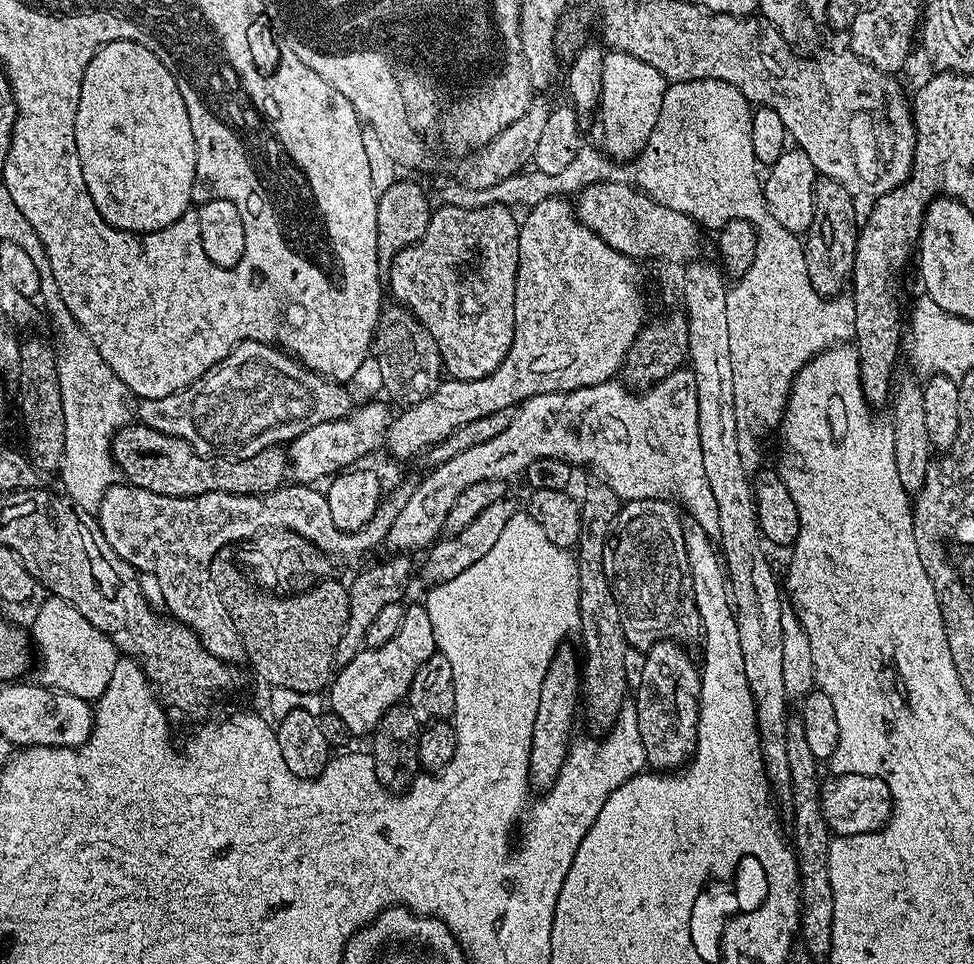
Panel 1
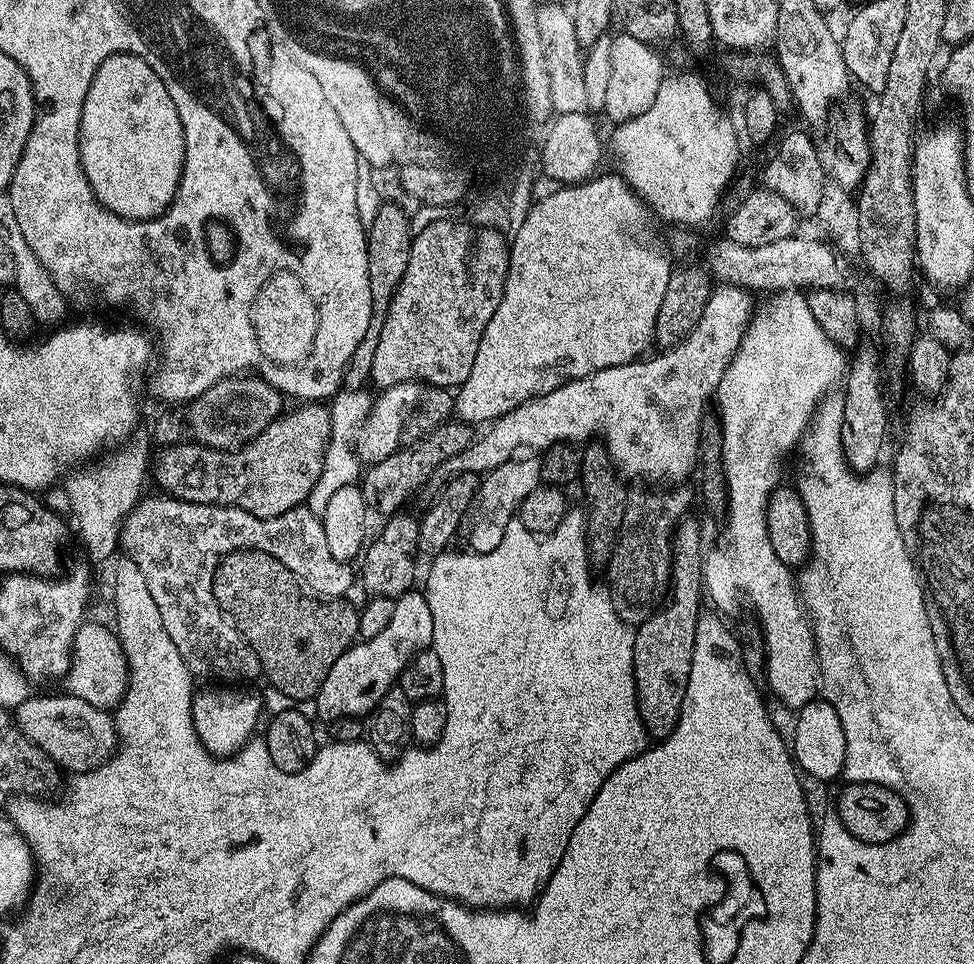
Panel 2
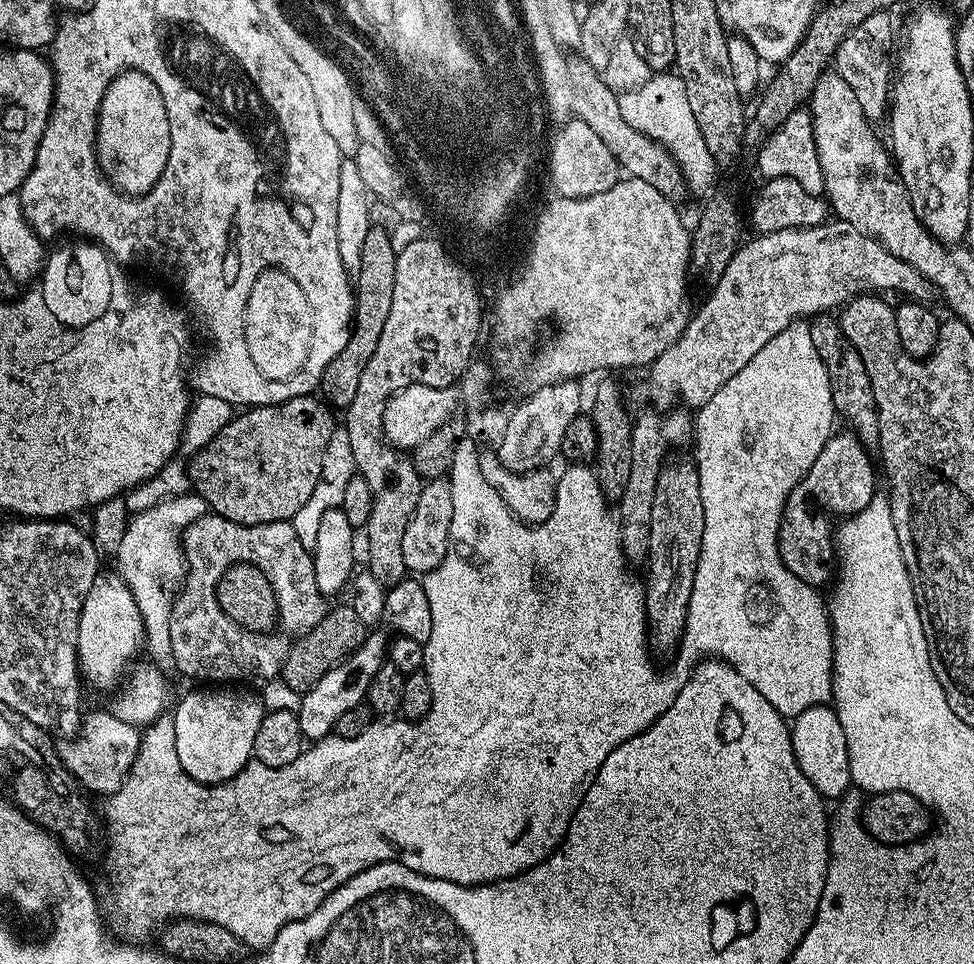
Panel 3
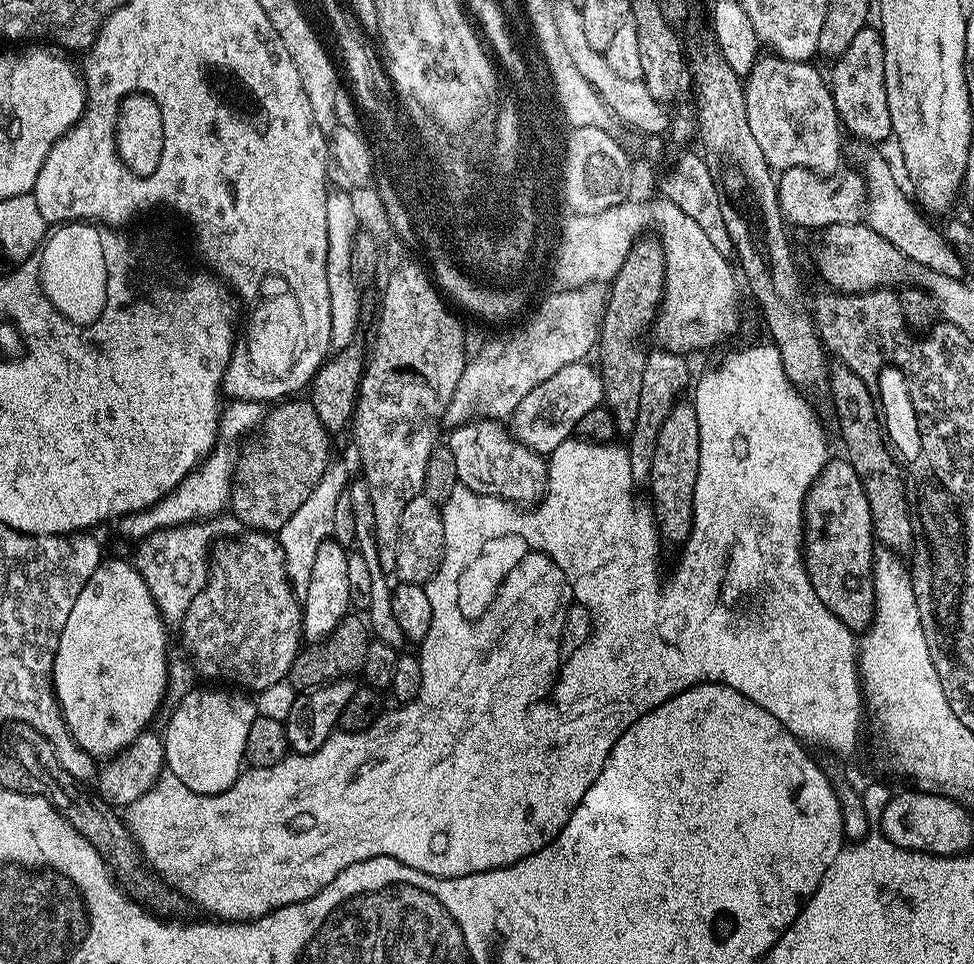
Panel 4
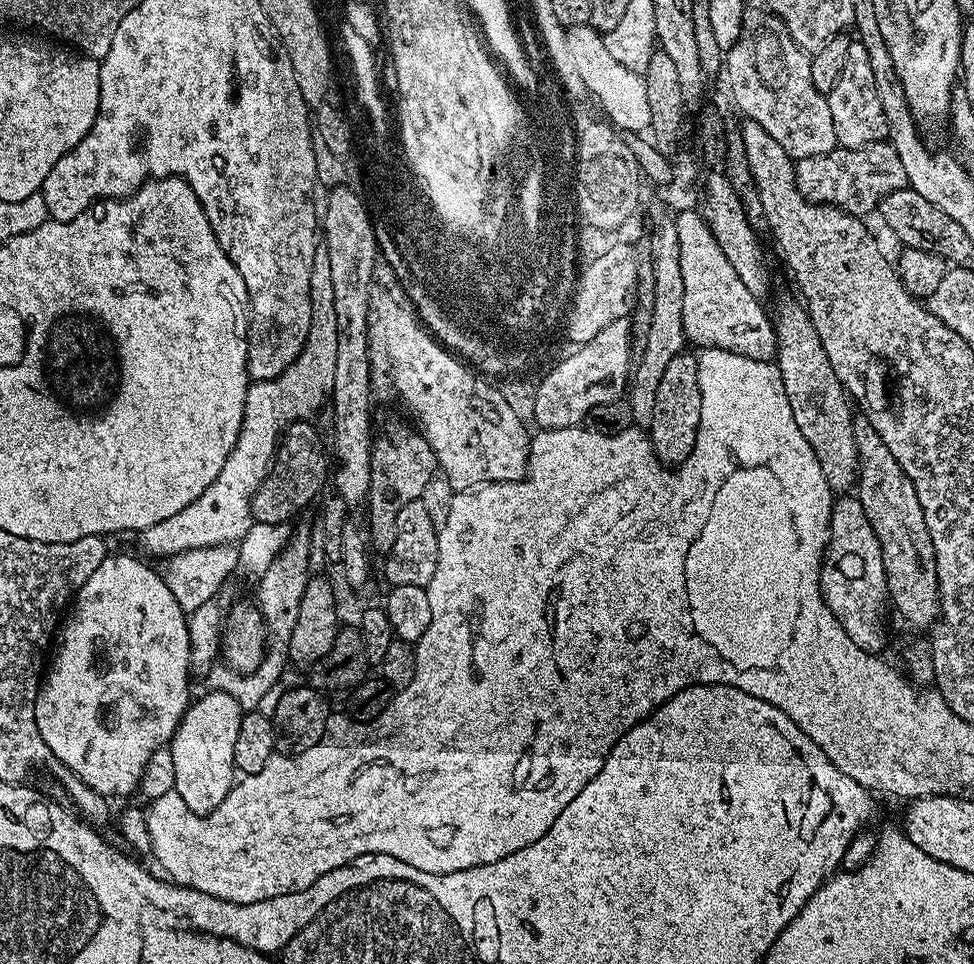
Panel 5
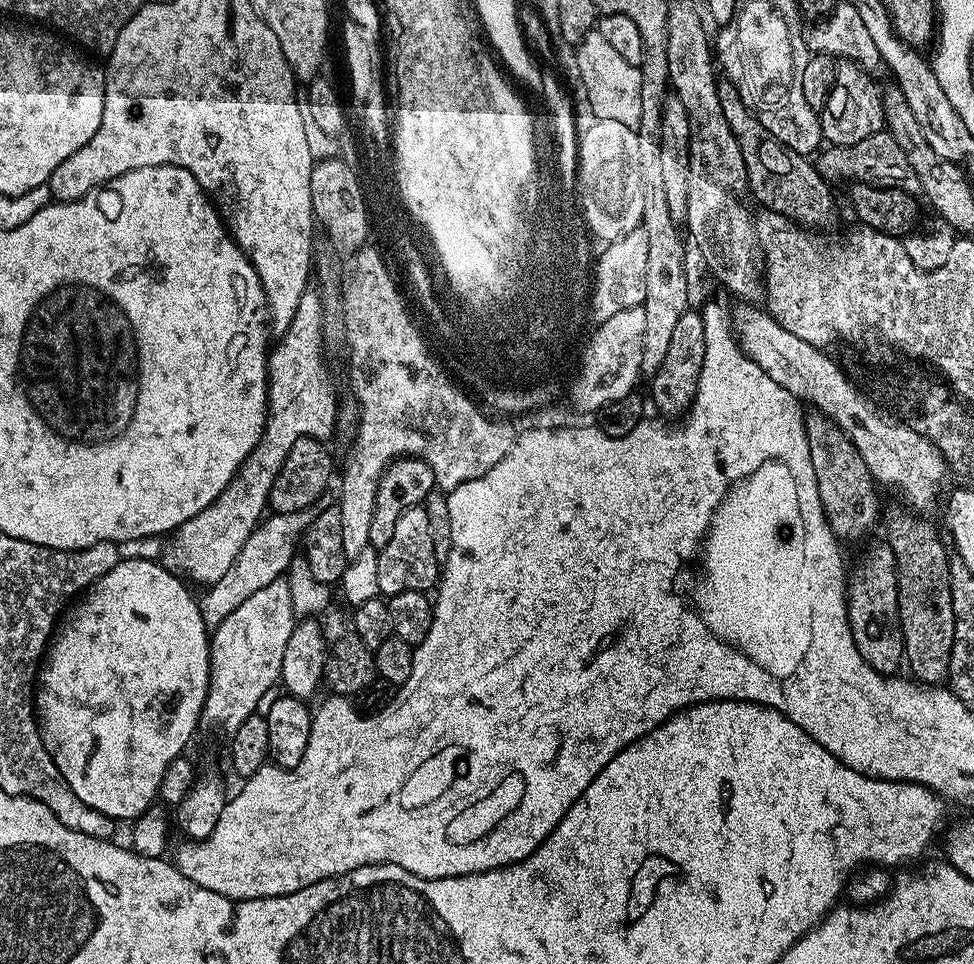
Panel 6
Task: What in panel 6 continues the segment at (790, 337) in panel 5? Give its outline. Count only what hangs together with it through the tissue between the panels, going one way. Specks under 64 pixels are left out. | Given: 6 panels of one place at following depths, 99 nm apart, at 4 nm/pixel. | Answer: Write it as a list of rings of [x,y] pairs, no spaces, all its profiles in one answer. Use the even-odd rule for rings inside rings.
[[[815,410],[804,417],[806,438],[810,442],[810,463],[814,465],[814,474],[818,478],[818,498],[822,502],[824,517],[832,528],[837,541],[860,540],[876,524],[880,516],[880,496],[878,485],[873,480],[862,454],[846,438],[846,434],[829,416]]]

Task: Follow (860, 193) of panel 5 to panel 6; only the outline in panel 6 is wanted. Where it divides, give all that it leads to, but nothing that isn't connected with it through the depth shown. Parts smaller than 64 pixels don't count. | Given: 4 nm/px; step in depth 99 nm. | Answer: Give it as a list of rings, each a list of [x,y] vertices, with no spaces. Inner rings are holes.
[[[886,130],[870,138],[862,138],[862,142],[857,144],[825,147],[815,157],[814,163],[820,175],[829,182],[848,180],[847,182],[875,184],[881,188],[897,188],[913,194],[920,192],[918,174],[914,174],[910,158],[906,158],[902,146],[898,146],[898,142]]]

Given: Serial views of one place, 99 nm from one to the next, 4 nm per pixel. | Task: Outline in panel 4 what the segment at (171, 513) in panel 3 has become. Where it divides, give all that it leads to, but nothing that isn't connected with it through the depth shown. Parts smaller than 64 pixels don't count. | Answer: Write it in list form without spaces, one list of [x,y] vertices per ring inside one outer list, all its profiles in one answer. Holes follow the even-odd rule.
[[[221,514],[203,522],[178,524],[175,528],[161,528],[139,541],[134,548],[134,563],[142,574],[150,594],[158,606],[165,625],[179,626],[190,610],[190,602],[206,586],[210,567],[210,549],[217,538],[235,538],[241,535],[242,525],[235,516]]]

